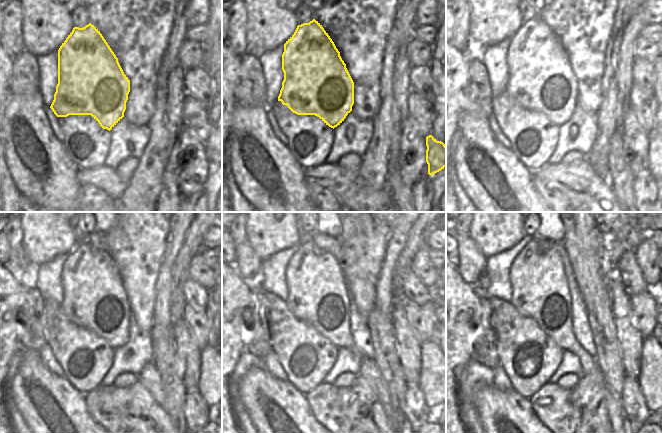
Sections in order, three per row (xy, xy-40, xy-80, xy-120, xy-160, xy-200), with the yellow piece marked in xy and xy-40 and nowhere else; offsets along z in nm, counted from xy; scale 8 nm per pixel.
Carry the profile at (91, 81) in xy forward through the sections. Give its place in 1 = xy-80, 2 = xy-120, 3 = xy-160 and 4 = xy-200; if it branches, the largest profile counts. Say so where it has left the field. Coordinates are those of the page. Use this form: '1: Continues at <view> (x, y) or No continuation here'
1: Continues at xy-80 (540, 78)
2: Continues at xy-120 (94, 299)
3: Continues at xy-160 (317, 293)
4: Continues at xy-200 (540, 291).

